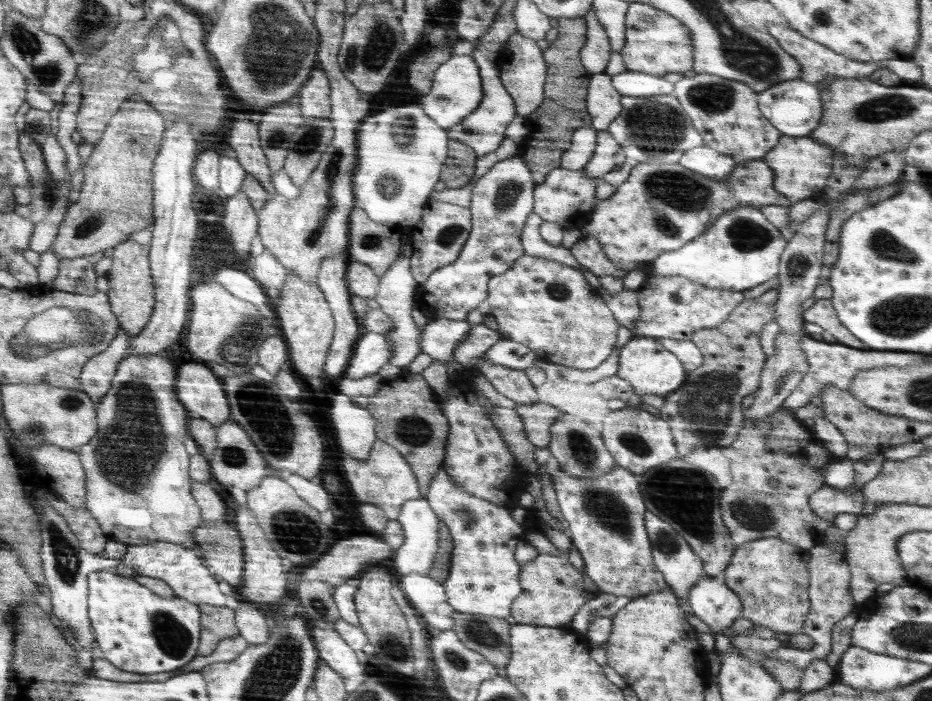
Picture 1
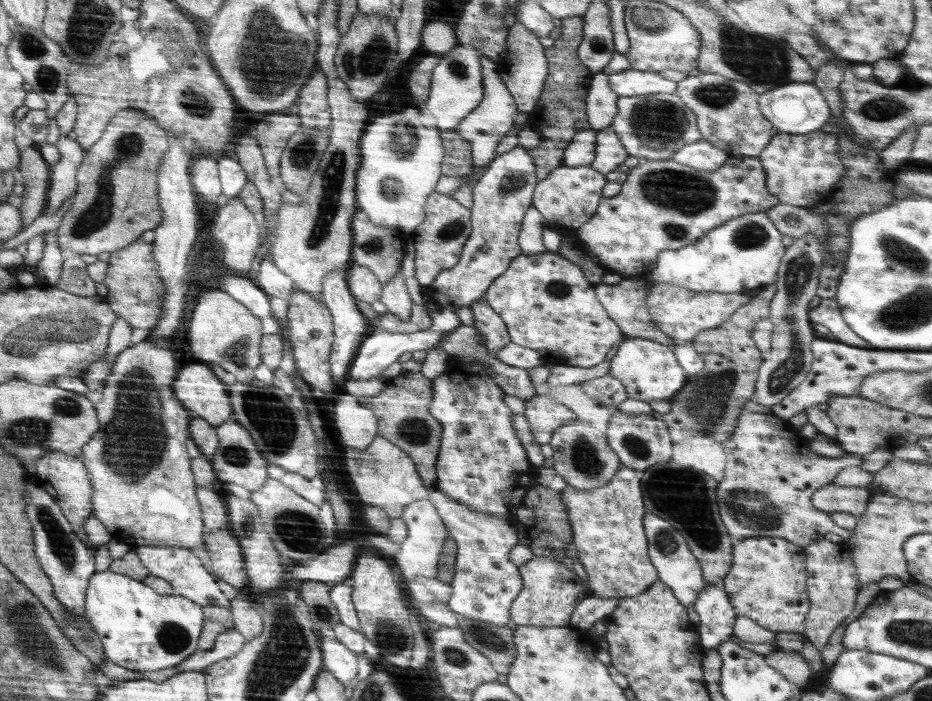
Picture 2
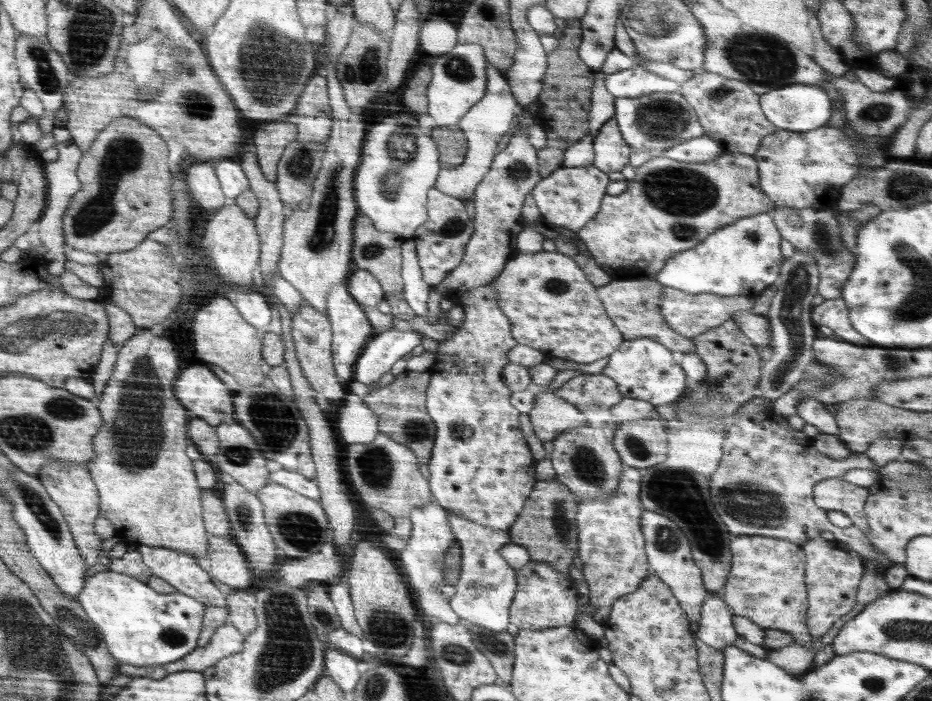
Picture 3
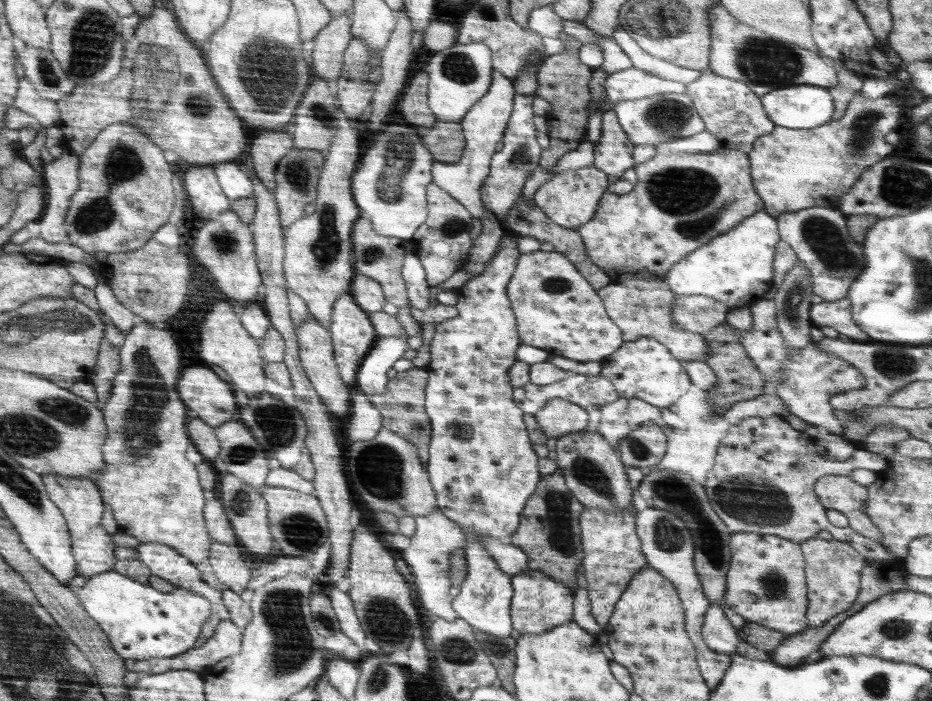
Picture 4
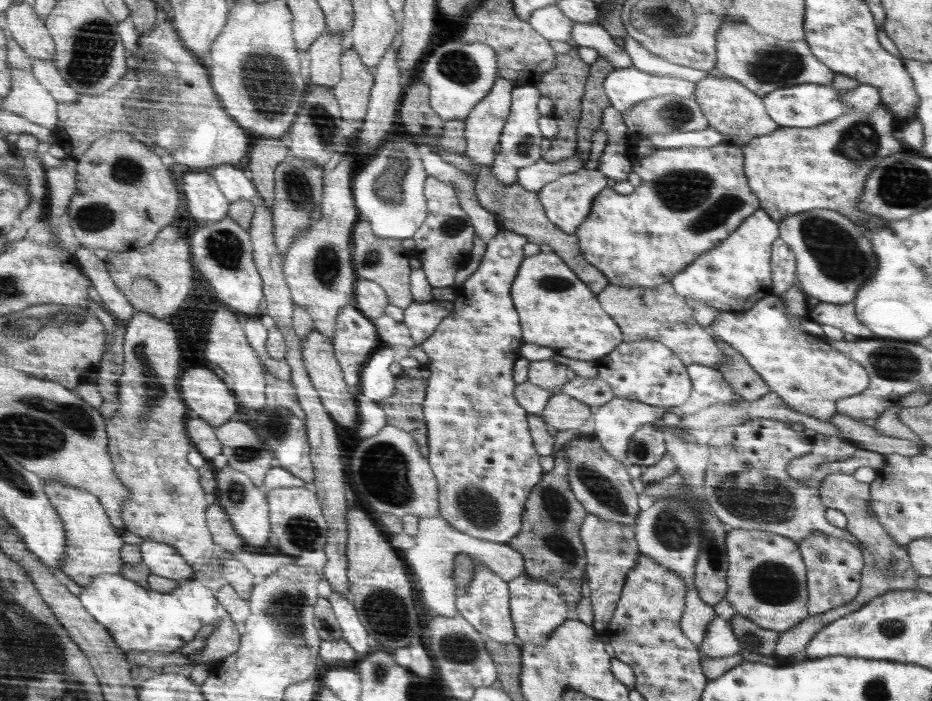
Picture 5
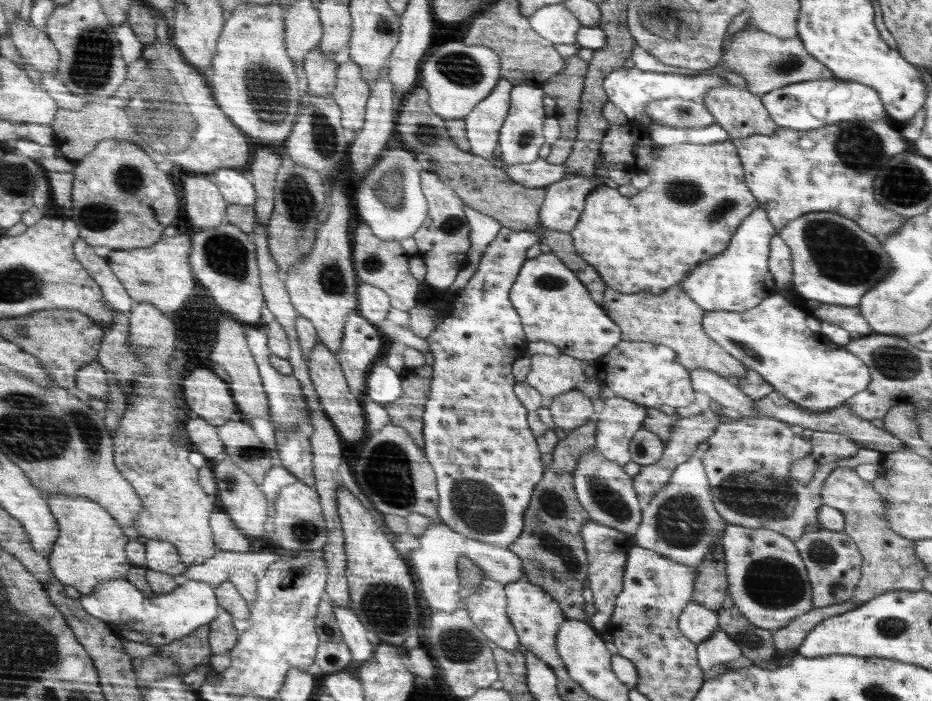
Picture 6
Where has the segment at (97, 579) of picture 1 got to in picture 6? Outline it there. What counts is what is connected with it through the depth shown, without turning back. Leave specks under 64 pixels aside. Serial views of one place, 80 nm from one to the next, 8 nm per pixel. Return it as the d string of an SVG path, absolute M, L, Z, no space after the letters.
M111 578L98 585L92 594L82 595L80 601L91 615L102 619L119 638L154 648L177 641L202 625L208 625L216 620L221 610L214 586L196 580L182 581L168 594L146 596L127 579Z

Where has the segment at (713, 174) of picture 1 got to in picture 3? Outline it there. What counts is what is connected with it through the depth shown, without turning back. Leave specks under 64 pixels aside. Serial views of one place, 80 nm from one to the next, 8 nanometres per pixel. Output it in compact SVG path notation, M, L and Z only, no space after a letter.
M702 135L680 142L680 144L666 150L663 155L680 162L705 163L714 161L722 152L722 147L715 140Z

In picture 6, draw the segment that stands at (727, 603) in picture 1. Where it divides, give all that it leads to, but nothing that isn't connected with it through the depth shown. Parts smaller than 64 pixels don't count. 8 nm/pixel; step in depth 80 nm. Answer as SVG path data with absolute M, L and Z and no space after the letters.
M719 628L711 637L697 644L697 661L702 674L708 679L716 679L728 671L726 664L742 657L740 646Z

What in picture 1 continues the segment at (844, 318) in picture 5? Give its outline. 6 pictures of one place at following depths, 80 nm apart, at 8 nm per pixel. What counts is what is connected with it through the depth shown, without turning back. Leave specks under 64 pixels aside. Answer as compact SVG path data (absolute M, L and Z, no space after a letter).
M816 299L816 303L806 311L802 311L804 322L818 324L826 332L829 332L842 344L848 344L852 348L862 348L862 340L854 338L852 333L840 324L840 319L832 306L830 299Z

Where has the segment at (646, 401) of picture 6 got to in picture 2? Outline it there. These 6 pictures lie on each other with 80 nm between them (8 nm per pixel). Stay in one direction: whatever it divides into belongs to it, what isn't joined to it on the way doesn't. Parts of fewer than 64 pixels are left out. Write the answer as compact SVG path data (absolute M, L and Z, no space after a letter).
M626 338L620 344L609 364L608 375L617 378L626 389L628 398L650 403L652 400L670 400L688 381L669 346L649 338Z

